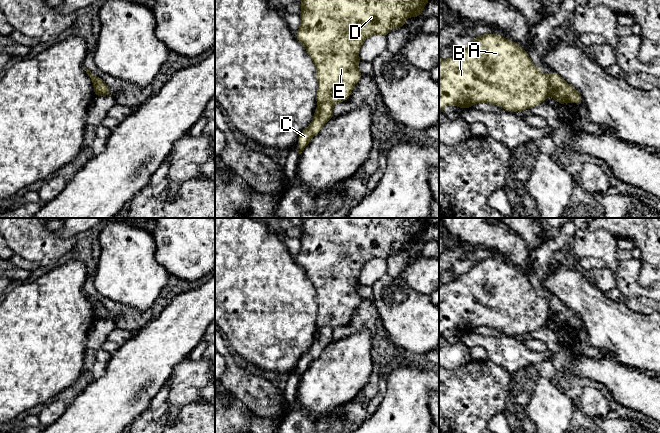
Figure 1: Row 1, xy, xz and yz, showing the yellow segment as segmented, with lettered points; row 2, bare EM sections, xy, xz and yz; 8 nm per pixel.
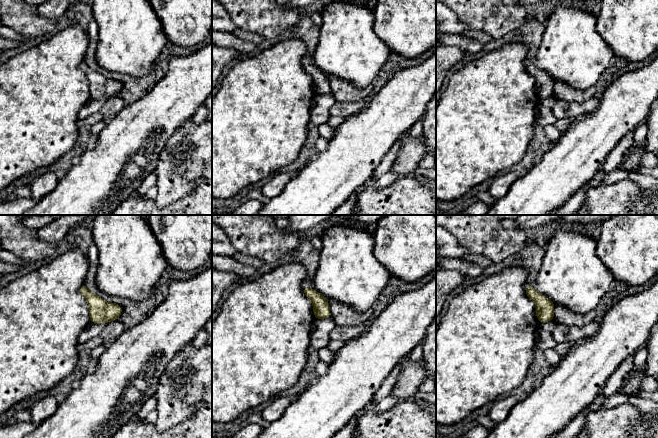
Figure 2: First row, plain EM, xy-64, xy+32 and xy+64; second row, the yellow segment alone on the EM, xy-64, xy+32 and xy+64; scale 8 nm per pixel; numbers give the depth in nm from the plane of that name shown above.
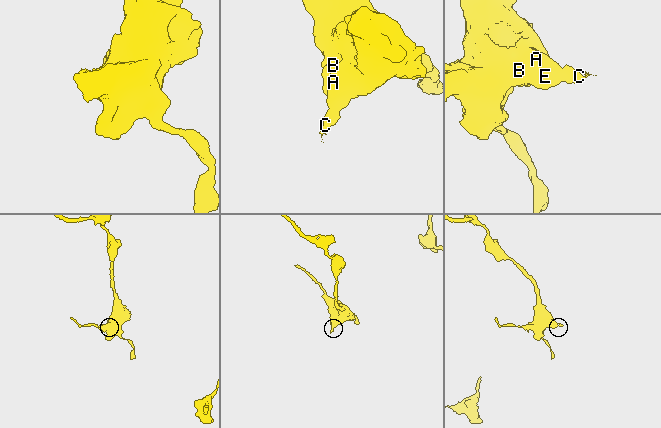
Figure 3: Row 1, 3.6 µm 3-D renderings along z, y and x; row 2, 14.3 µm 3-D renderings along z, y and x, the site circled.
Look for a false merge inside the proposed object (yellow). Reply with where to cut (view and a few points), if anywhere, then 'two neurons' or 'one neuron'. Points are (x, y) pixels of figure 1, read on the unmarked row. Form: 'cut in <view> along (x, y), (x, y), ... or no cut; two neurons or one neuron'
cut in yz along (548, 300), (548, 316), (550, 319); two neurons

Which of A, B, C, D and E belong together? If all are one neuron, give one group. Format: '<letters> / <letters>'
A B D E / C

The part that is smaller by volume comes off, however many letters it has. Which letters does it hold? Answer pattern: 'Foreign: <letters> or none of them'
Foreign: C

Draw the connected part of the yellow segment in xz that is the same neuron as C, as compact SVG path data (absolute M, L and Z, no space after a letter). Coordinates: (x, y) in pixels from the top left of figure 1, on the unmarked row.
M318 328L309 351L301 356L297 364L297 369L300 369L302 372L300 374L295 374L301 378L311 363L320 356L323 349L333 341L333 328Z

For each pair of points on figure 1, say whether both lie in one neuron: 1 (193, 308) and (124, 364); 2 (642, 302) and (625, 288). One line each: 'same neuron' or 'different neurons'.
1: same neuron
2: different neurons

